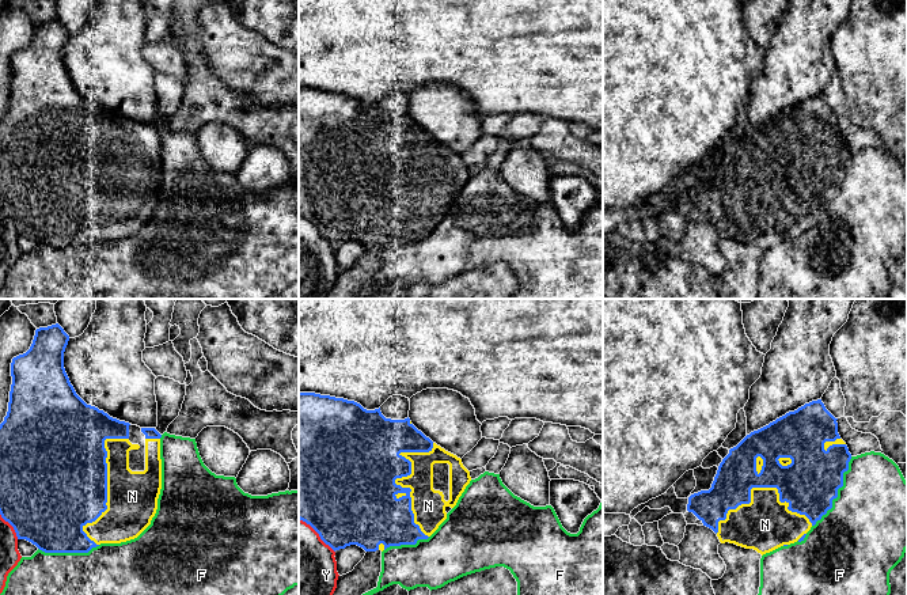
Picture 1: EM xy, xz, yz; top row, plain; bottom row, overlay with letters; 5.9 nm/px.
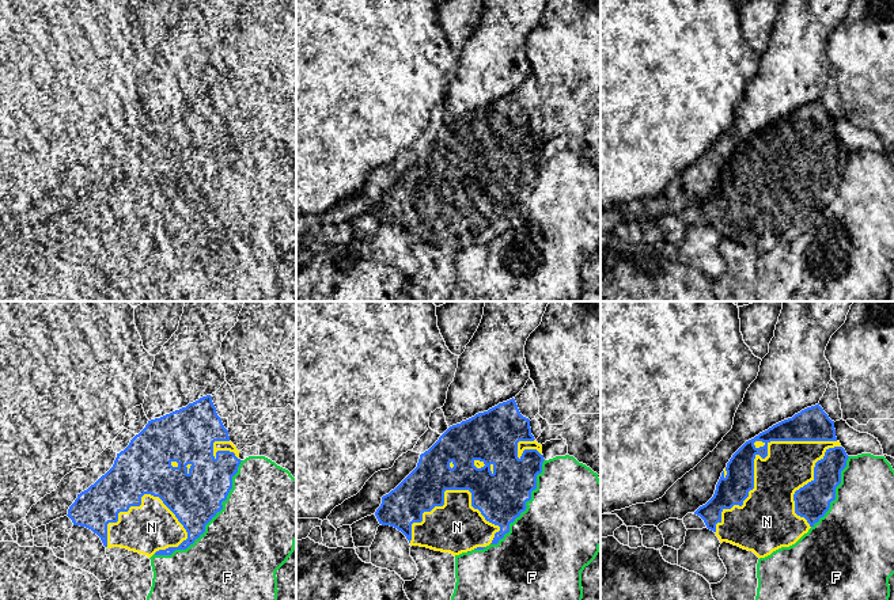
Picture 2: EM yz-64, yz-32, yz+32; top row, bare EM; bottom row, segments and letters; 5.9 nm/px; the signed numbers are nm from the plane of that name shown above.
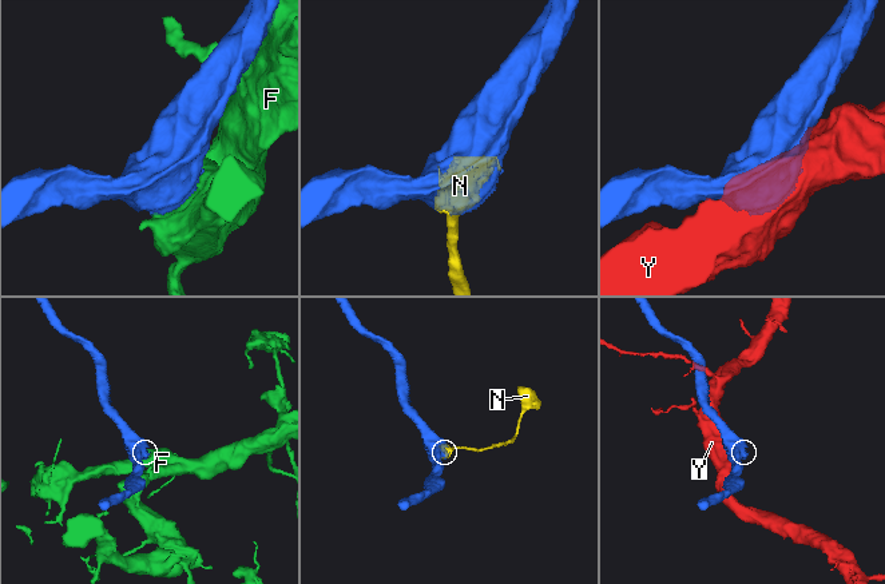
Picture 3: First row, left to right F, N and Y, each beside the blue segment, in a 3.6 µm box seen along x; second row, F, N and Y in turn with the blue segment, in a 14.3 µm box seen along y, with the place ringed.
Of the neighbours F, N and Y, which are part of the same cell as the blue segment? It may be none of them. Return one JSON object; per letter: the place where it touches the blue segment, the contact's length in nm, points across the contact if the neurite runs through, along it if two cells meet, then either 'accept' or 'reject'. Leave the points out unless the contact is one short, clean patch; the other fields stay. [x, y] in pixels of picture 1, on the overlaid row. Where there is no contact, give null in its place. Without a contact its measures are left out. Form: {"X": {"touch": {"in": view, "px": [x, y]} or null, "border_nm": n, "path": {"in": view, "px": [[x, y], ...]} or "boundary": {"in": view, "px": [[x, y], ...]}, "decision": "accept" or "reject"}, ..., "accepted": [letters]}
{"F": {"touch": {"in": "yz", "px": [837, 492]}, "border_nm": 480, "decision": "reject"}, "N": {"touch": {"in": "xz", "px": [398, 477]}, "border_nm": 550, "decision": "accept"}, "Y": {"touch": {"in": "xz", "px": [318, 533]}, "border_nm": 300, "decision": "reject"}, "accepted": ["N"]}

